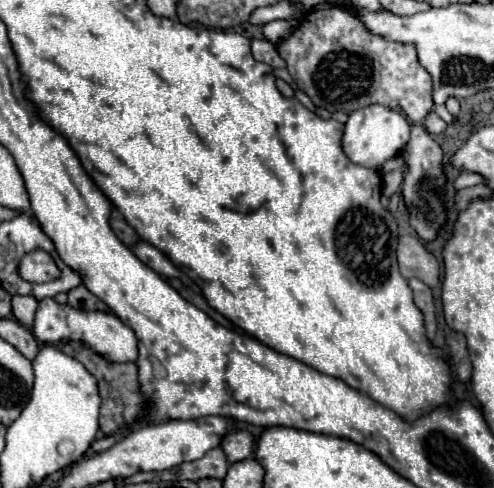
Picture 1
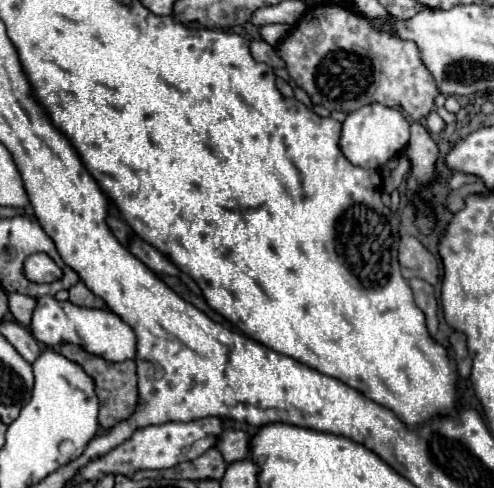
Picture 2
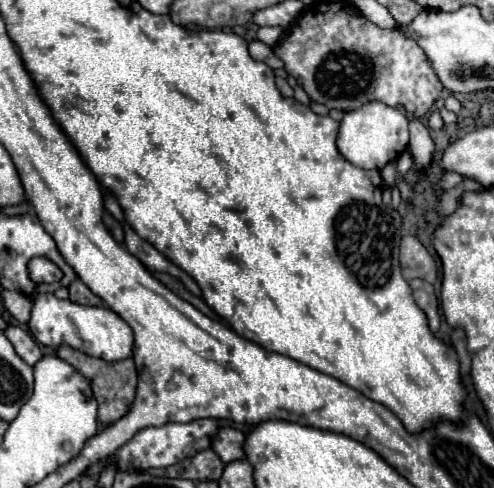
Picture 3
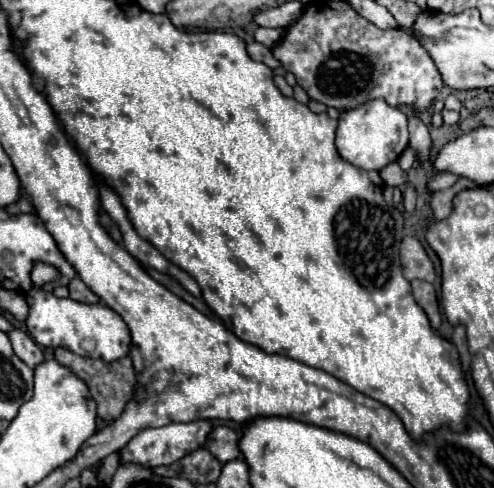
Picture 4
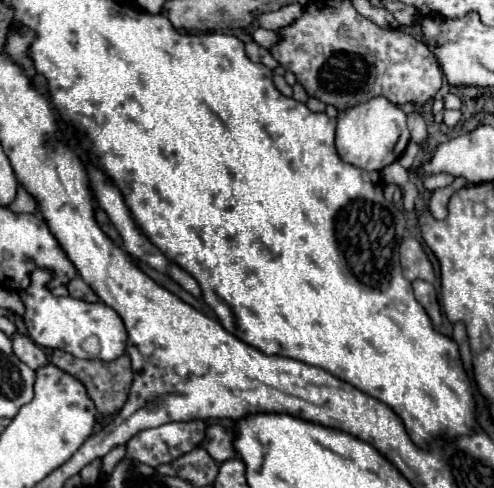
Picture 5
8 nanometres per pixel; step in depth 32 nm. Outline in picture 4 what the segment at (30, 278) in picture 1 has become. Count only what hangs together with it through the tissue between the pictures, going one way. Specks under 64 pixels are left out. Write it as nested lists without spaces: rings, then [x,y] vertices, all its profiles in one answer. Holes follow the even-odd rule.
[[[34,262],[31,272],[31,280],[34,282],[32,292],[28,292],[28,304],[30,314],[26,318],[26,326],[30,336],[46,348],[68,348],[80,356],[92,356],[102,358],[106,362],[120,360],[130,354],[130,330],[124,324],[124,320],[112,312],[108,306],[102,304],[82,304],[70,298],[56,298],[50,292],[44,292],[42,286],[54,282],[60,278],[60,272],[46,264],[46,262]]]

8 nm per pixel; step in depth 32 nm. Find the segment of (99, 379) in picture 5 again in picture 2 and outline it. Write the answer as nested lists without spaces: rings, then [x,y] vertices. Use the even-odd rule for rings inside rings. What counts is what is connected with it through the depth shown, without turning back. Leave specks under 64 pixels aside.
[[[62,344],[60,346],[60,354],[68,356],[72,362],[80,364],[96,382],[96,394],[100,398],[100,426],[104,430],[114,428],[118,422],[128,420],[138,404],[138,388],[136,388],[136,364],[134,360],[126,360],[126,362],[106,362],[100,356],[94,356],[90,352],[86,352],[84,348],[80,348],[78,344]]]

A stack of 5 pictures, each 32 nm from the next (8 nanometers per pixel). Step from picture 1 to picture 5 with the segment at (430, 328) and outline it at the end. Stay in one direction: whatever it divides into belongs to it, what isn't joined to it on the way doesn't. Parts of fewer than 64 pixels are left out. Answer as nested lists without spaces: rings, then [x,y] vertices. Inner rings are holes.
[[[414,280],[412,288],[414,288],[416,300],[422,304],[426,314],[430,316],[434,328],[438,328],[440,322],[442,322],[442,316],[440,316],[440,306],[438,306],[438,298],[436,298],[434,286],[430,282],[424,282],[424,280]]]

